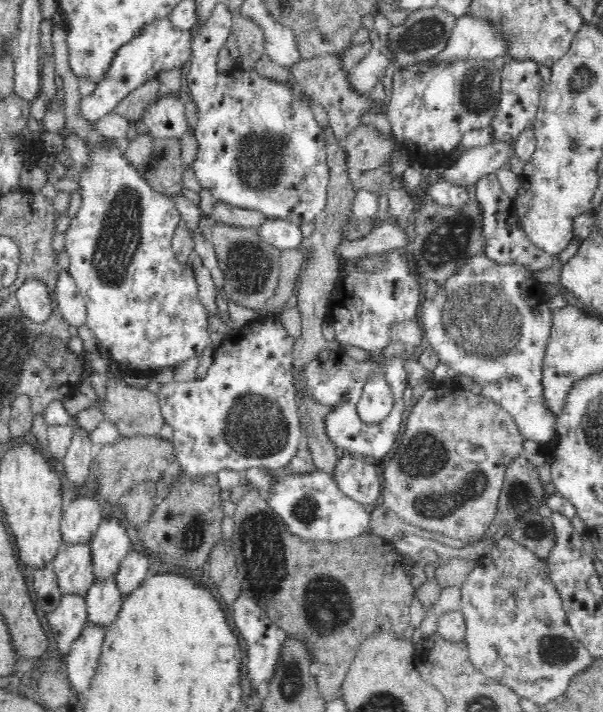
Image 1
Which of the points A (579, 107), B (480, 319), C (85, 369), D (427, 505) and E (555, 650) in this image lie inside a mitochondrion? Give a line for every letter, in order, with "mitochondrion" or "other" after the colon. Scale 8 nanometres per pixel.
A: mitochondrion
B: mitochondrion
C: other
D: mitochondrion
E: mitochondrion

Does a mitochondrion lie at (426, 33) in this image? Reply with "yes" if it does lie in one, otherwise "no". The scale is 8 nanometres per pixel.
yes

